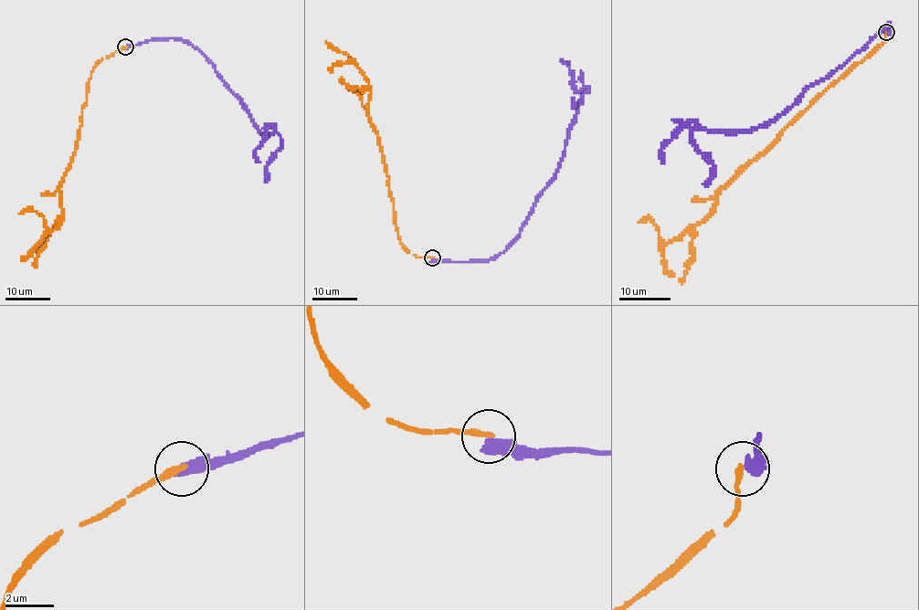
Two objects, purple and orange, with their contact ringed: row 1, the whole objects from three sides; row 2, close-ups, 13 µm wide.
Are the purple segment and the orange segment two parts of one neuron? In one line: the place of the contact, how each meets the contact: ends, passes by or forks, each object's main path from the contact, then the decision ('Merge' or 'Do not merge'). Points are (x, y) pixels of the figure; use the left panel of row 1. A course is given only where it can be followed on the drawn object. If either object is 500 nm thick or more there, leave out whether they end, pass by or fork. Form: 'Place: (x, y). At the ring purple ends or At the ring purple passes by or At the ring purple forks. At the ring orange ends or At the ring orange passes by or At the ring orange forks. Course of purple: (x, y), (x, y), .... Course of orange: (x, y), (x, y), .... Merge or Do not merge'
Place: (125, 47). At the ring purple ends. At the ring orange ends. Course of purple: (125, 47), (181, 38), (211, 62), (260, 133), (274, 131), (280, 139), (280, 146), (268, 163), (265, 182). Course of orange: (125, 47), (92, 68), (78, 144), (60, 188), (61, 223), (49, 231), (44, 218), (34, 211), (19, 214). Do not merge

